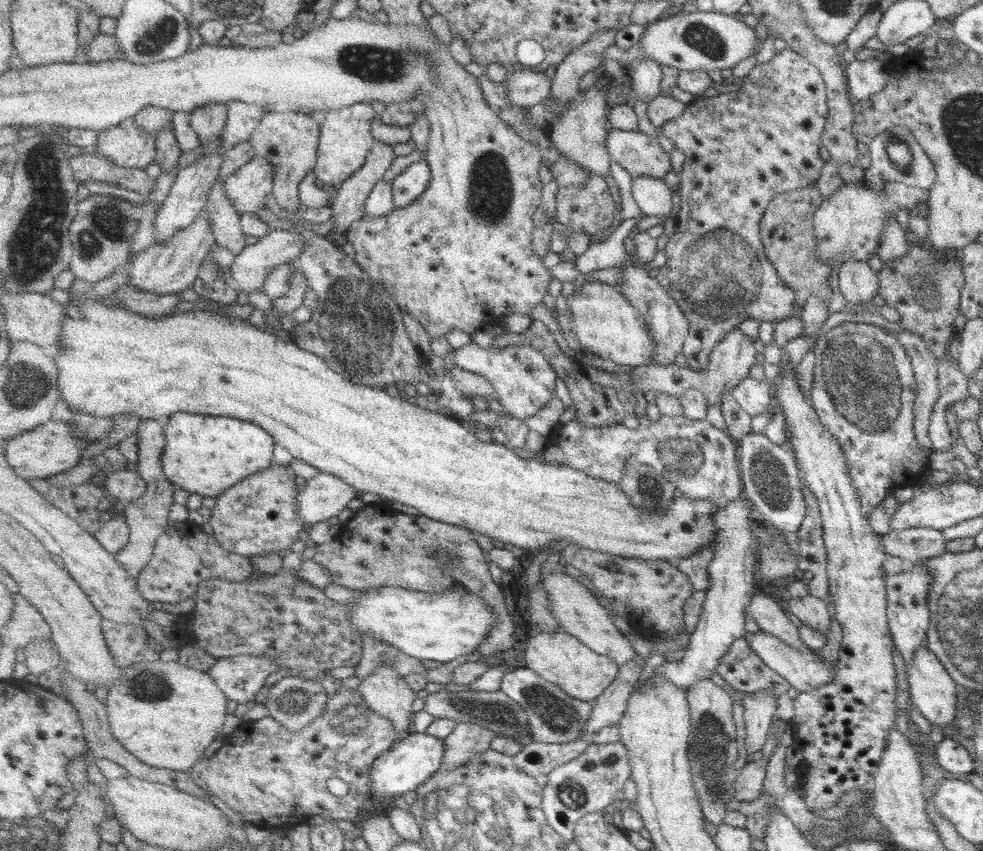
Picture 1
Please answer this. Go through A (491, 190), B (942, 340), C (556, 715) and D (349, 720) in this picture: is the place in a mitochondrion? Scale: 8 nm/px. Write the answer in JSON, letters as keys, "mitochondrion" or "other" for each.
{"A":"mitochondrion","B":"other","C":"mitochondrion","D":"mitochondrion"}

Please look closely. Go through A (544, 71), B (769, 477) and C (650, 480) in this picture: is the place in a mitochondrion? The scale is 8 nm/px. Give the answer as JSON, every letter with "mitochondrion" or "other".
{"A":"other","B":"mitochondrion","C":"mitochondrion"}

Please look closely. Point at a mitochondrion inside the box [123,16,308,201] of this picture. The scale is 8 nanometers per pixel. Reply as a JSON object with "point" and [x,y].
{"point":[161,37]}

